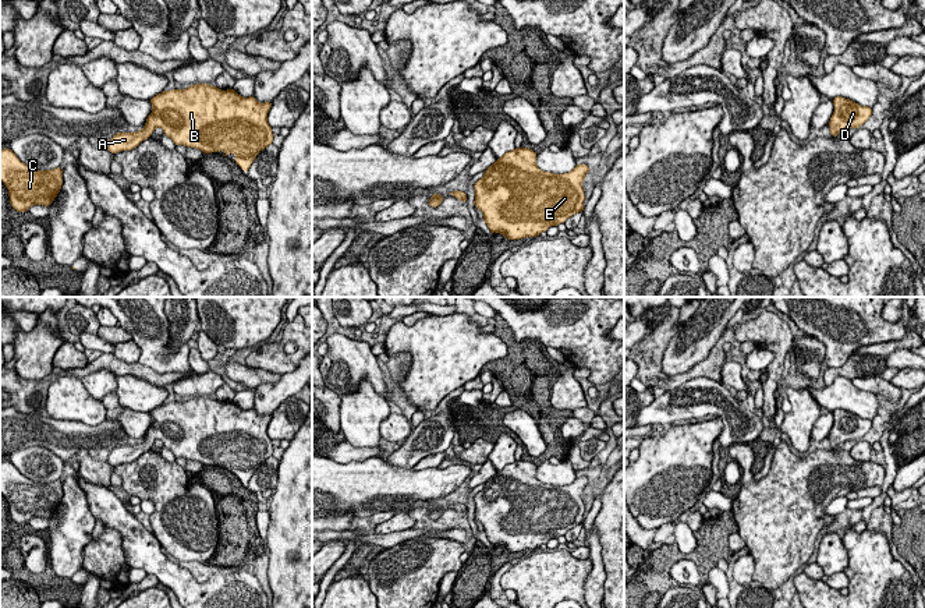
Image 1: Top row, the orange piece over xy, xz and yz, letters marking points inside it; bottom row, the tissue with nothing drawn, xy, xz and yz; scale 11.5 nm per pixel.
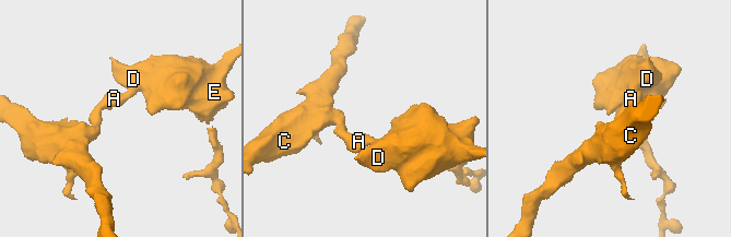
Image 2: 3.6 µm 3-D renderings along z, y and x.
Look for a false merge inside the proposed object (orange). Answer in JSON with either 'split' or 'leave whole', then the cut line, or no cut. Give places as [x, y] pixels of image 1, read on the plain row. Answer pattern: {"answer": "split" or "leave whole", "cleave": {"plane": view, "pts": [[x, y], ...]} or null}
{"answer": "leave whole", "cleave": null}

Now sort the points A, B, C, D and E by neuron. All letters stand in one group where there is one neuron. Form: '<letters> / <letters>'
A B C D E

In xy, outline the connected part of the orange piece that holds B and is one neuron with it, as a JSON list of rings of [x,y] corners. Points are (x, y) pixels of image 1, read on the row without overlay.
[[[195,396],[187,402],[163,403],[153,409],[150,416],[153,423],[143,442],[114,446],[107,457],[109,464],[131,463],[150,450],[156,439],[160,439],[176,457],[196,460],[205,467],[221,462],[226,464],[223,469],[233,464],[235,469],[233,474],[248,485],[255,469],[273,455],[272,439],[267,435],[272,414],[259,416],[255,409],[244,410],[234,402],[221,403],[209,396]]]

